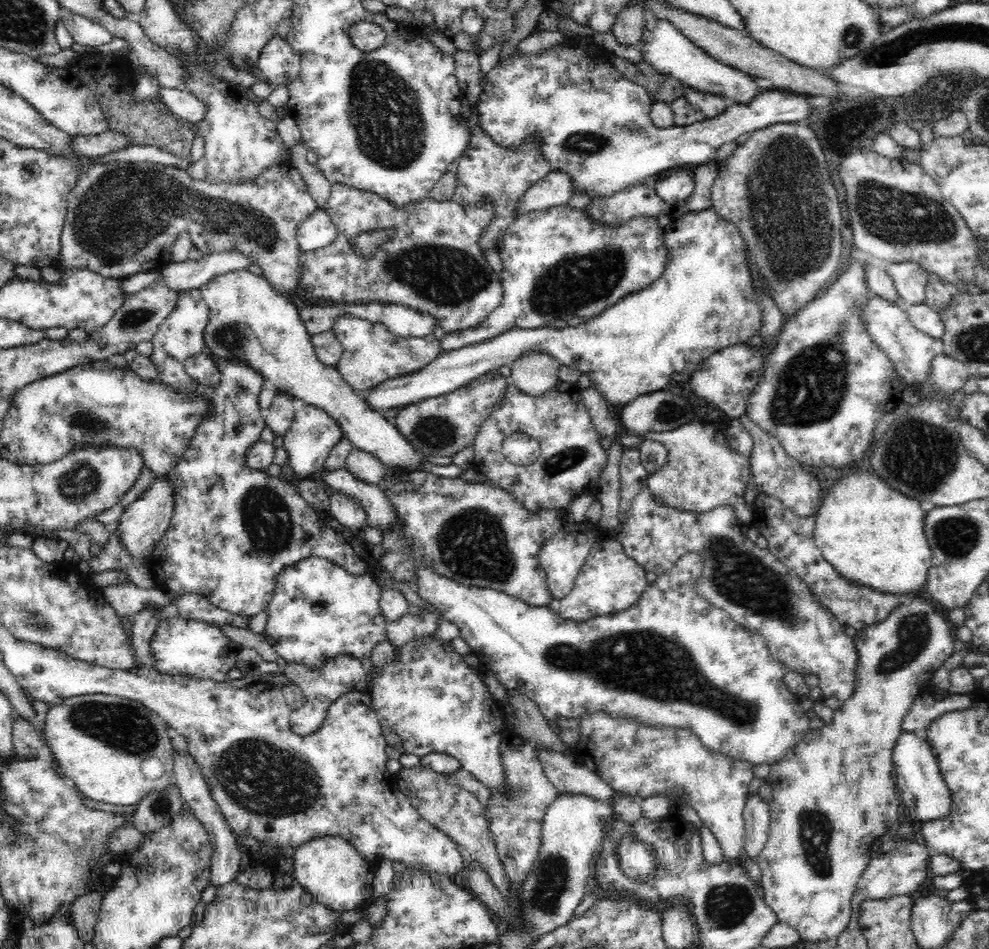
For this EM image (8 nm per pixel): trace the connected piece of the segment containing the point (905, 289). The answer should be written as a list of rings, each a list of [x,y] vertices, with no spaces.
[[[900,261],[899,263],[889,264],[885,268],[885,272],[893,279],[902,305],[924,303],[927,284],[932,281],[940,281],[940,279],[931,273],[931,270],[924,269],[916,261]]]

